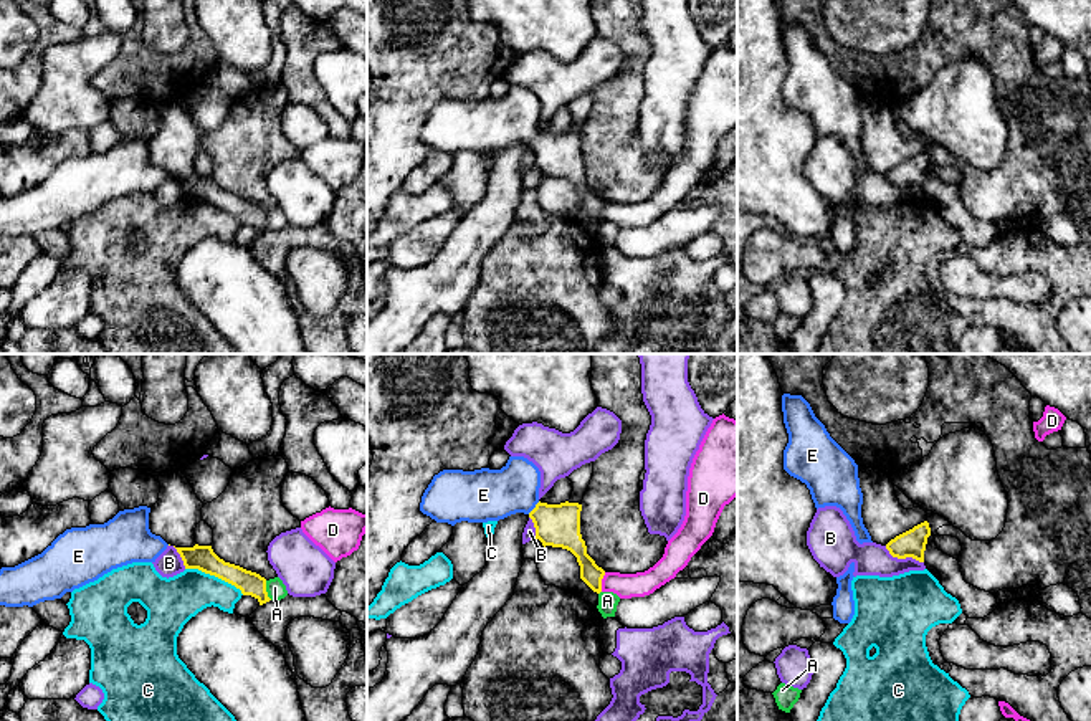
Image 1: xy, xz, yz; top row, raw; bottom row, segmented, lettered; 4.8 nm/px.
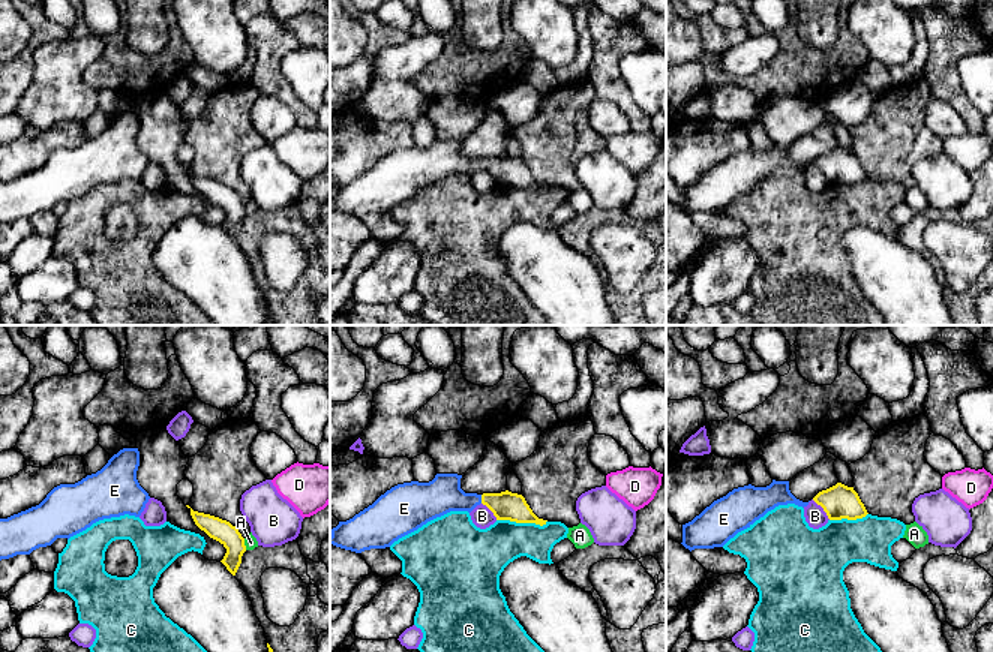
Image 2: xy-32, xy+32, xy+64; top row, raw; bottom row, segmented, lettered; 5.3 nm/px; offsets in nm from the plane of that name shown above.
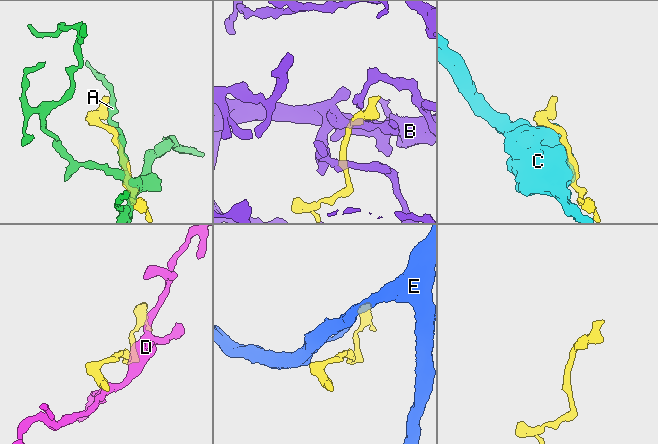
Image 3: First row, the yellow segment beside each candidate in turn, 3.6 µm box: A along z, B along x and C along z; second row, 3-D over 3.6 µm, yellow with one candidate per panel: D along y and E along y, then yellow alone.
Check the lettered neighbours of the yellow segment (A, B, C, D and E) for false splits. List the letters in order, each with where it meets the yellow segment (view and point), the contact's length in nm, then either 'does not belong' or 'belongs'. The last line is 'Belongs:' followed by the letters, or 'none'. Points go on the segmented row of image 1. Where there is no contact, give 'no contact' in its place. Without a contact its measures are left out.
A: xy (265, 591) | 100 nm | does not belong
B: yz (903, 558) | 200 nm | does not belong
C: xy (215, 576) | 320 nm | does not belong
D: xz (600, 582) | 100 nm | does not belong
E: xz (534, 508) | 90 nm | belongs
Belongs: E

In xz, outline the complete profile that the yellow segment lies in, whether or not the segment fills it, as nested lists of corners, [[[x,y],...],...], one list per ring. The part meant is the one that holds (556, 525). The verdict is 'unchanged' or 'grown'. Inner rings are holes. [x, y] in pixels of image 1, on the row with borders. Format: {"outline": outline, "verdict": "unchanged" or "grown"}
{"outline": [[[509,456],[501,470],[443,470],[425,489],[420,511],[436,523],[488,523],[516,513],[527,514],[542,546],[570,551],[580,566],[580,579],[602,592],[605,571],[587,554],[580,534],[579,503],[539,501],[541,471],[524,456]]], "verdict": "grown"}

